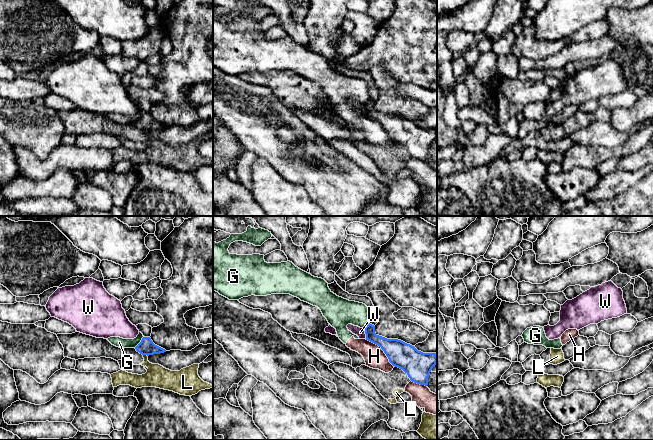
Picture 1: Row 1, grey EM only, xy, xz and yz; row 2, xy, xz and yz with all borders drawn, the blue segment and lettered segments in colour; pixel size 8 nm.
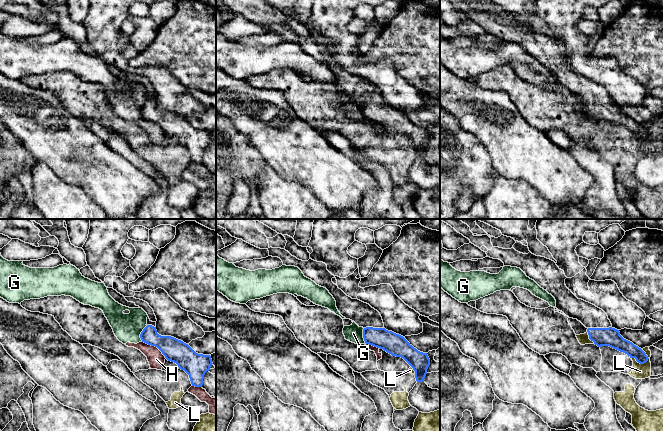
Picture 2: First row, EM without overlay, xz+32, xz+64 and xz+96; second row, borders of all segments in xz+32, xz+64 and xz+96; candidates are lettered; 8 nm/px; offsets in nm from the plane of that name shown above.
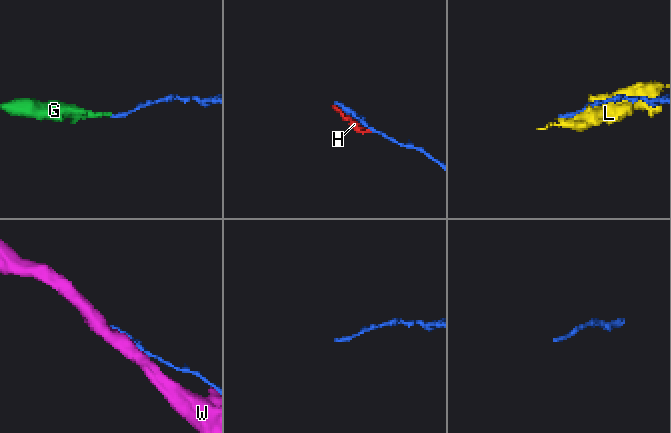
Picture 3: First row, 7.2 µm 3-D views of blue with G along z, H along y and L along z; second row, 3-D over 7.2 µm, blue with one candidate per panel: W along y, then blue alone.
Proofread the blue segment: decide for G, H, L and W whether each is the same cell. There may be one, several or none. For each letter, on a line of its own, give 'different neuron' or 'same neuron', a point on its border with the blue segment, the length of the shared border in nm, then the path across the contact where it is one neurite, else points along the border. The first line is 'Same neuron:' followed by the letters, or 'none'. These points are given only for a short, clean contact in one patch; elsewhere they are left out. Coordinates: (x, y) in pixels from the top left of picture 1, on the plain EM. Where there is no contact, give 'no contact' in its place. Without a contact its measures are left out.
Same neuron: none
G: different neuron | xy (140, 118) | 120 nm | along xy (143, 112), (134, 123)
H: different neuron | xz (382, 125) | 320 nm
L: different neuron | xy (145, 130) | 40 nm
W: different neuron | xz (365, 109) | 90 nm

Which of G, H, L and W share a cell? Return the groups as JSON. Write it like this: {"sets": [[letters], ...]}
{"sets": [["G", "H"], ["L"], ["W"]]}

